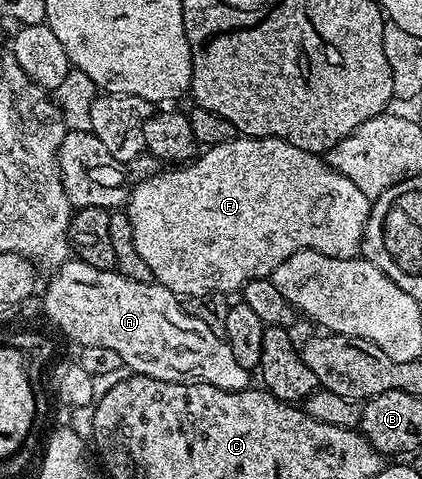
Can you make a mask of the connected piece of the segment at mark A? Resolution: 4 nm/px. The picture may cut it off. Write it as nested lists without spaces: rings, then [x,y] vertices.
[[[71,257],[59,264],[55,275],[47,283],[47,292],[43,295],[43,311],[47,314],[47,319],[60,331],[63,335],[68,335],[73,342],[79,343],[80,348],[87,346],[101,346],[102,348],[113,349],[119,353],[132,373],[144,375],[145,377],[153,377],[157,381],[173,381],[174,383],[208,383],[217,389],[225,389],[226,391],[245,391],[252,386],[252,372],[237,362],[237,357],[233,357],[233,349],[229,349],[226,338],[221,337],[220,332],[214,331],[209,325],[205,325],[205,321],[201,321],[197,317],[193,317],[189,313],[185,313],[180,296],[172,293],[169,289],[165,289],[157,282],[142,283],[141,281],[133,281],[120,275],[118,271],[112,269],[102,271],[101,269],[93,269],[93,265],[85,265],[79,259]]]

